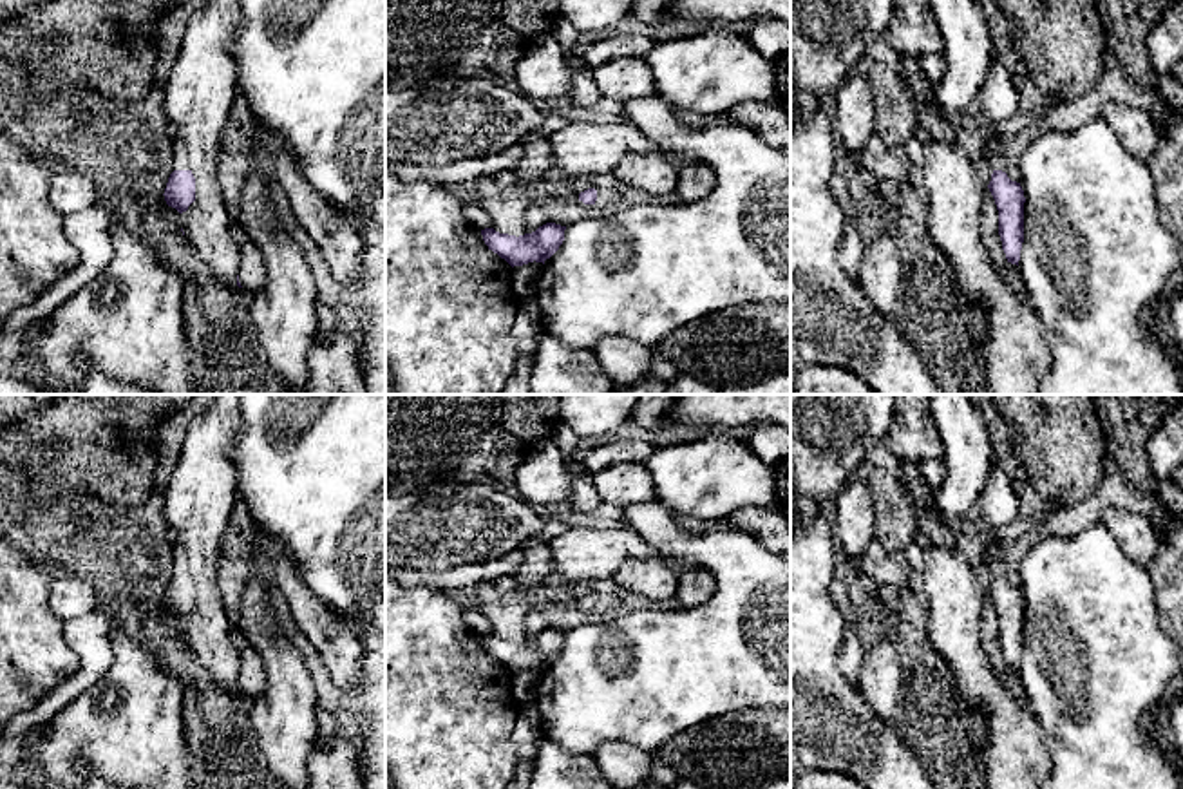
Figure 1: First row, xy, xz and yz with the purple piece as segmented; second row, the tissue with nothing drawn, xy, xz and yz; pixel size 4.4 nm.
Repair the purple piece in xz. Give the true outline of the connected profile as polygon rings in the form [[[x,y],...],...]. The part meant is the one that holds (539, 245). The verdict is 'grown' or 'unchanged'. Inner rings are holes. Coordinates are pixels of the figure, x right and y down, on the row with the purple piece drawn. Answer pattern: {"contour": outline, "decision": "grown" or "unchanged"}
{"contour": [[[546,223],[535,232],[519,237],[499,233],[494,228],[481,230],[481,235],[488,250],[497,253],[514,268],[534,261],[544,264],[544,261],[563,244],[564,230],[566,226]]], "decision": "unchanged"}

